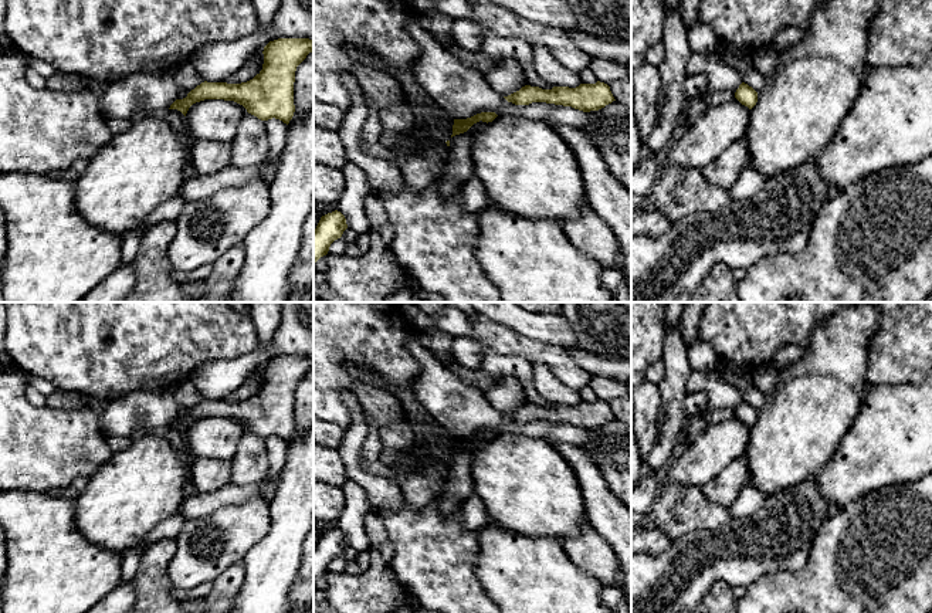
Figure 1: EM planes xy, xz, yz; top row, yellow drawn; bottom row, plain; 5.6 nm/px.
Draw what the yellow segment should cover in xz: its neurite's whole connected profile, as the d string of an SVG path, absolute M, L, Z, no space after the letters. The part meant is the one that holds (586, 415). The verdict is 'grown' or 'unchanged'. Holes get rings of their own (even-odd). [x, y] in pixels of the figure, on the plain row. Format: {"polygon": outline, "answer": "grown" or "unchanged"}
{"polygon": "M600 399L596 402L580 402L576 406L553 404L552 407L525 403L519 409L504 416L515 423L546 420L572 424L583 430L599 429L616 419L610 404Z", "answer": "unchanged"}

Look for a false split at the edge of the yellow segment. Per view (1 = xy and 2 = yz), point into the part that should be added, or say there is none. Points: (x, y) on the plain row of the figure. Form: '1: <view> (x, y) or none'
1: none
2: none

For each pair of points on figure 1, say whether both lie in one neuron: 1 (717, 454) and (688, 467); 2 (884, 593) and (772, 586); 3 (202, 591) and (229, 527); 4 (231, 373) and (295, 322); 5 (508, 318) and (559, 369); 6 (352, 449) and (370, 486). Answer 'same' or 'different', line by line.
1: same
2: same
3: different
4: same
5: different
6: same

